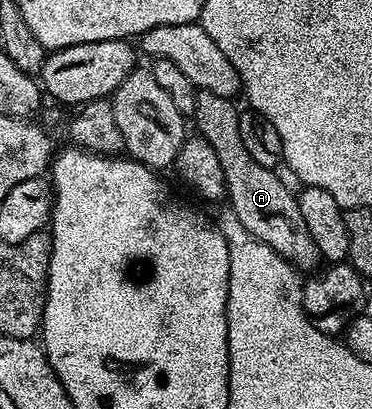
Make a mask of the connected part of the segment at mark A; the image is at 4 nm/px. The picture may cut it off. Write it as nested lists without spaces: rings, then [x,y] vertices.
[[[203,92],[196,97],[193,115],[193,121],[199,125],[198,133],[213,148],[213,152],[217,152],[217,160],[223,169],[225,198],[231,201],[228,202],[229,208],[249,233],[269,244],[269,248],[276,250],[286,262],[303,272],[314,271],[321,259],[317,244],[313,244],[313,236],[309,236],[309,228],[305,228],[299,199],[292,187],[281,184],[278,173],[272,167],[257,164],[257,160],[249,156],[245,143],[241,141],[240,107],[235,104],[225,96]]]

